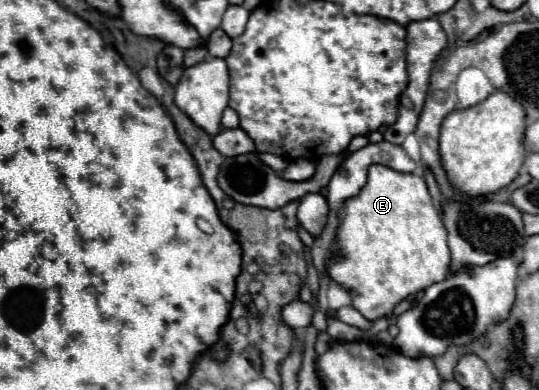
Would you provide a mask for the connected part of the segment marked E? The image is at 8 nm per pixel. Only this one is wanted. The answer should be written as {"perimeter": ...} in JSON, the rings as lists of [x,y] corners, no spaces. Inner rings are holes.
{"perimeter":[[[373,163],[367,185],[345,205],[331,255],[329,277],[351,291],[353,307],[367,321],[385,317],[407,295],[445,279],[451,255],[445,227],[425,179],[417,173],[399,173]]]}

